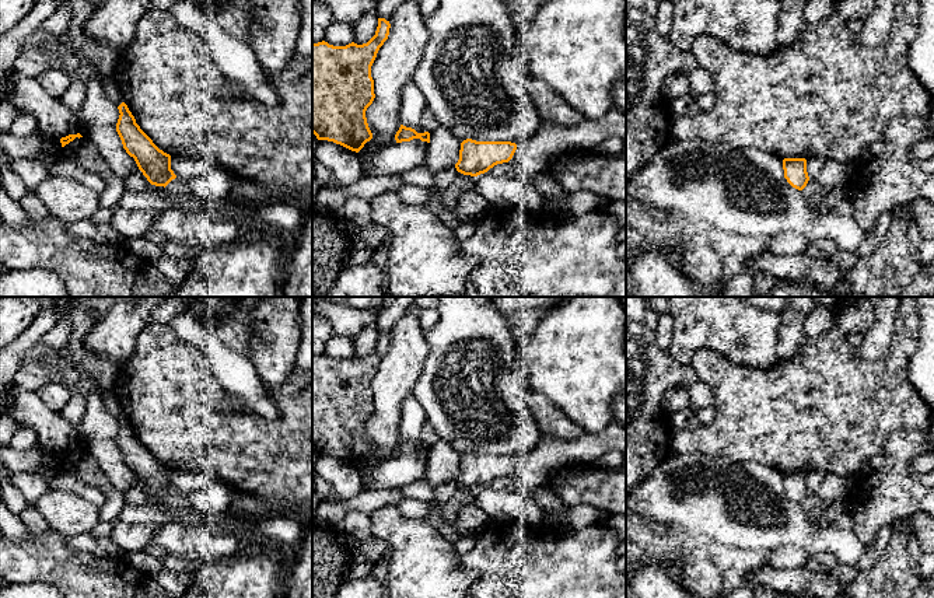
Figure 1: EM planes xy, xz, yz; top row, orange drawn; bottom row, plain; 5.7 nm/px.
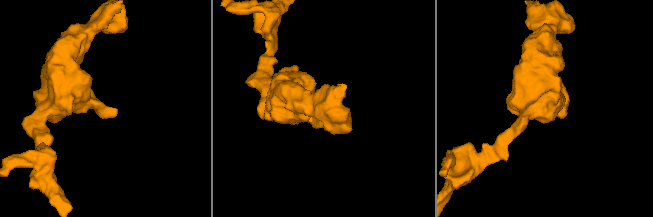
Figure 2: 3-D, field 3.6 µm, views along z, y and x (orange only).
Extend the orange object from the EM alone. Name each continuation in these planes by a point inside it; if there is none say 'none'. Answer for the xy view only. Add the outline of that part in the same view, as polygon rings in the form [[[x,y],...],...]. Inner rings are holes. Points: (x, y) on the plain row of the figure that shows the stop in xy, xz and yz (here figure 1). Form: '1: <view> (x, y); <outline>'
none

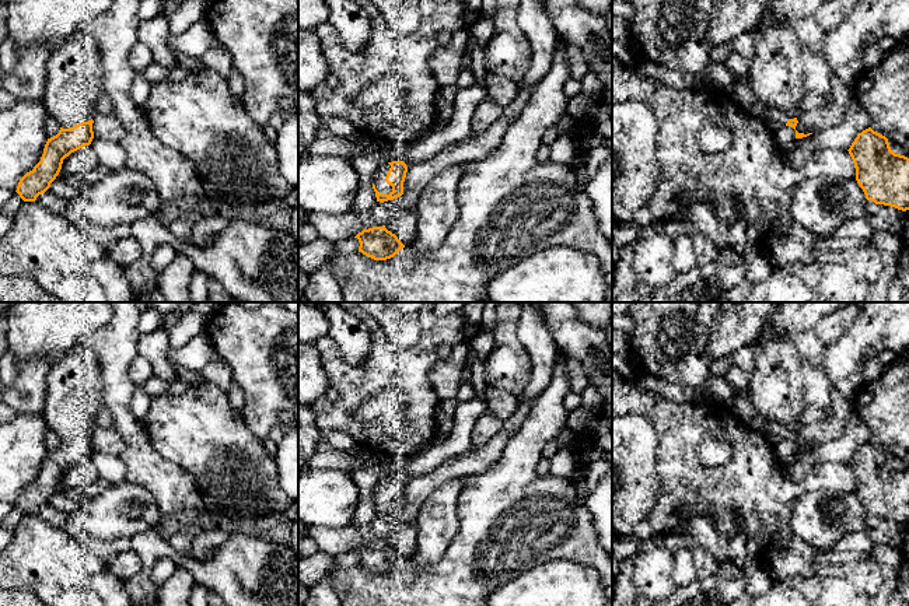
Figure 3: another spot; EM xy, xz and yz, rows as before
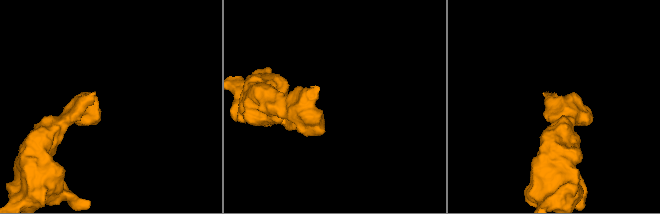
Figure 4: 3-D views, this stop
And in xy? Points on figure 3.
1: xy (73, 399); [[[78,346],[50,367],[46,376],[46,397],[42,416],[49,430],[63,442],[88,435],[97,427],[97,414],[104,410],[101,368],[94,351]]]

